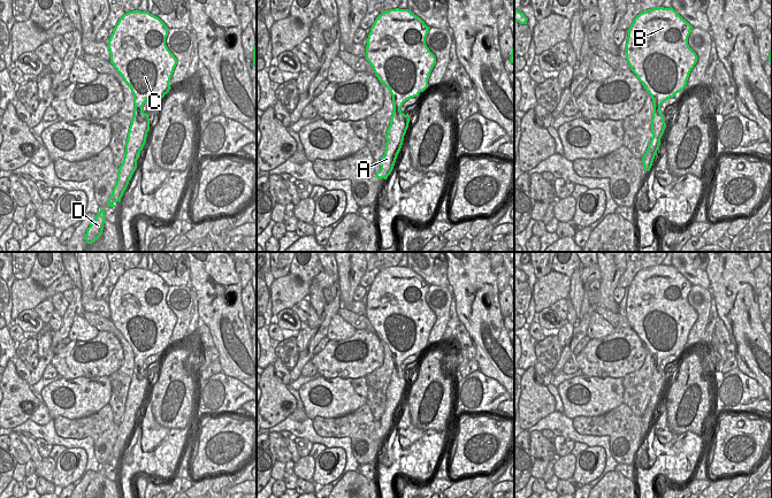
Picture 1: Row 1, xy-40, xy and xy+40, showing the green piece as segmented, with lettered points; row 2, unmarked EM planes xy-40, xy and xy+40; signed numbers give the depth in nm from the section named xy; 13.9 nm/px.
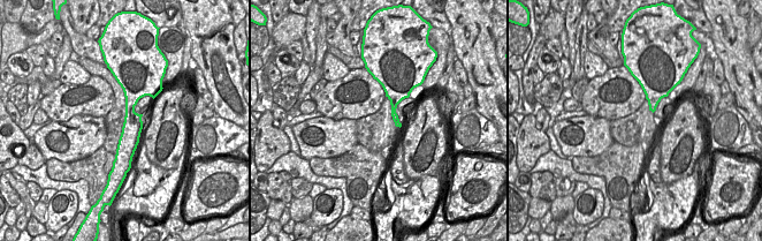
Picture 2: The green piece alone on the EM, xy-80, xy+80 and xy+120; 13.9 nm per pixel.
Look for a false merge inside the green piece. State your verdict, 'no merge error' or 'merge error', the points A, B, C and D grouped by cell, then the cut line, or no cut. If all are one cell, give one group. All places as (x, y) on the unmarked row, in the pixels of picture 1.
merge error | A D / B C | xy+40 (654, 361), (654, 365), (659, 368)

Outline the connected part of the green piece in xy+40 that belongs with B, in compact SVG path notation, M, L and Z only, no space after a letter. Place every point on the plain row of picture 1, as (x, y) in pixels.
M672 265L642 269L628 286L626 317L651 353L655 368L687 343L697 320L688 302L691 286Z

